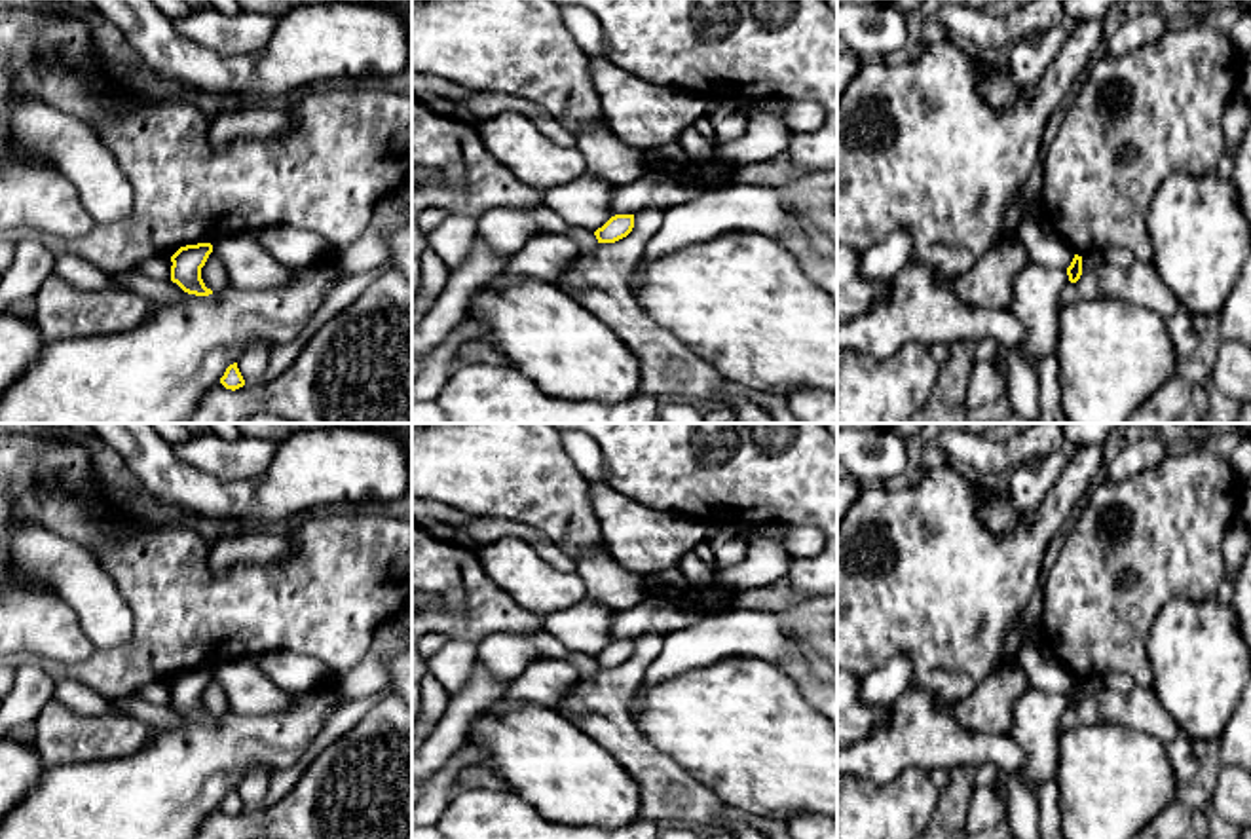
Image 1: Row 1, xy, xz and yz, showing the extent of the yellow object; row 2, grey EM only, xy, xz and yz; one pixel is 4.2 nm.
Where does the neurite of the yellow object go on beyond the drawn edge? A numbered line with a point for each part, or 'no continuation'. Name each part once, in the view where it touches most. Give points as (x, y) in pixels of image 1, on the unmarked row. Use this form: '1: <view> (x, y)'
no continuation

